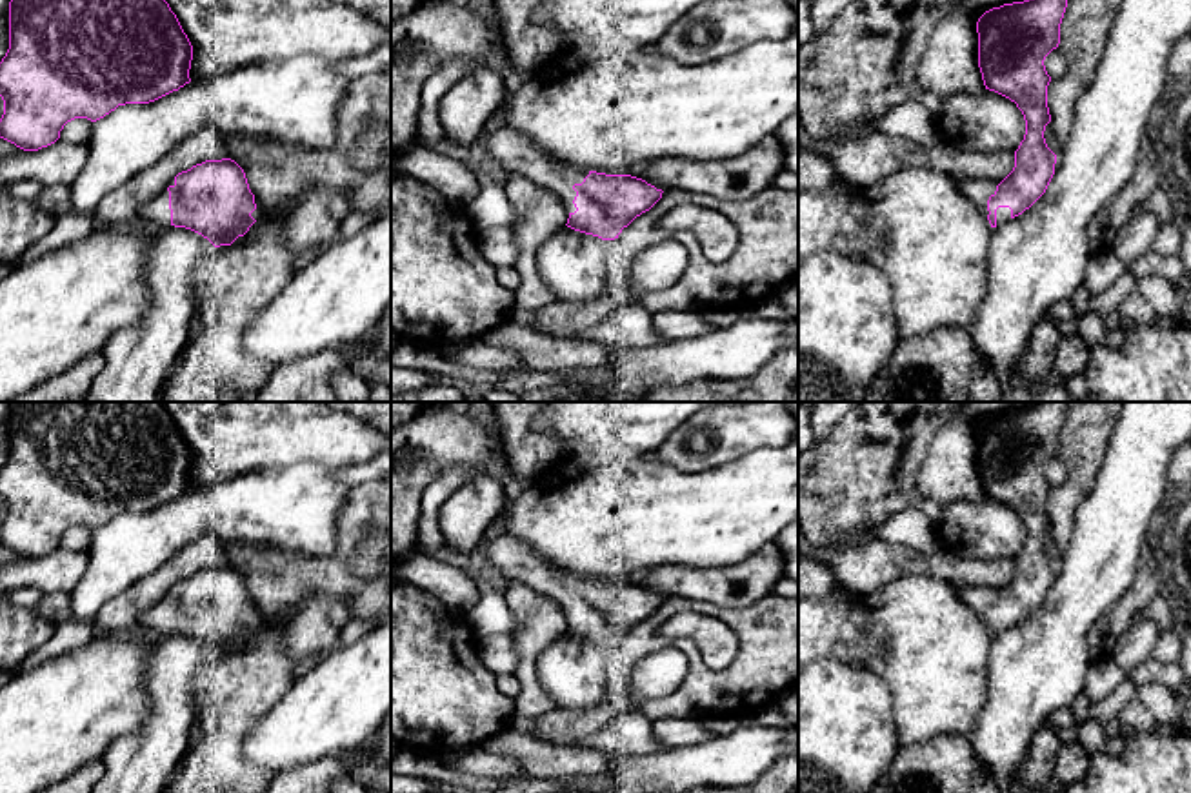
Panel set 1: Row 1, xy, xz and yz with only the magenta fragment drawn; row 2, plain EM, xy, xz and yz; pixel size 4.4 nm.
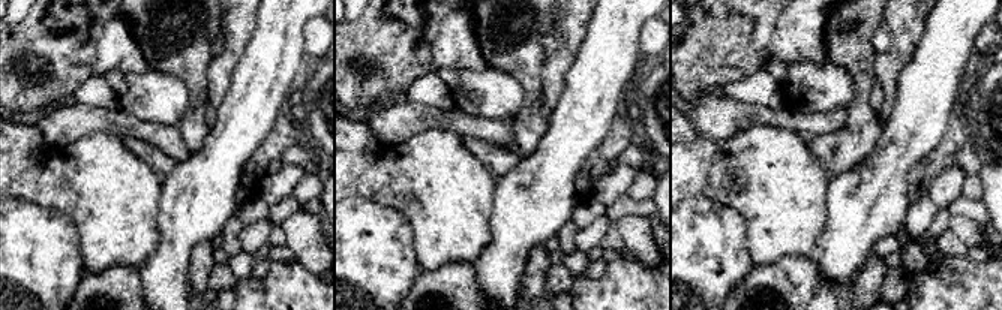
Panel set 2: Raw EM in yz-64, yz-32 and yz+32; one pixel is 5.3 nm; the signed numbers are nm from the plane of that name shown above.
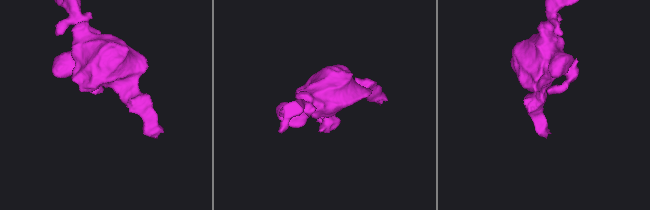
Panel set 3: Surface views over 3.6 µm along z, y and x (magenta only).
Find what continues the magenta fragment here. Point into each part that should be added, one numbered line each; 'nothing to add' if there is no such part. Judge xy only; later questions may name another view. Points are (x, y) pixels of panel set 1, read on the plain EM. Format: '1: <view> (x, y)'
1: xy (157, 621)

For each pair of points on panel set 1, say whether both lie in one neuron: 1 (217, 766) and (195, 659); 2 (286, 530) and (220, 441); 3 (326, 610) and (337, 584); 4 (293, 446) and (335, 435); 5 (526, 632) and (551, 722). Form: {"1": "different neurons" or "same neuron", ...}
{"1": "different neurons", "2": "different neurons", "3": "different neurons", "4": "same neuron", "5": "different neurons"}

